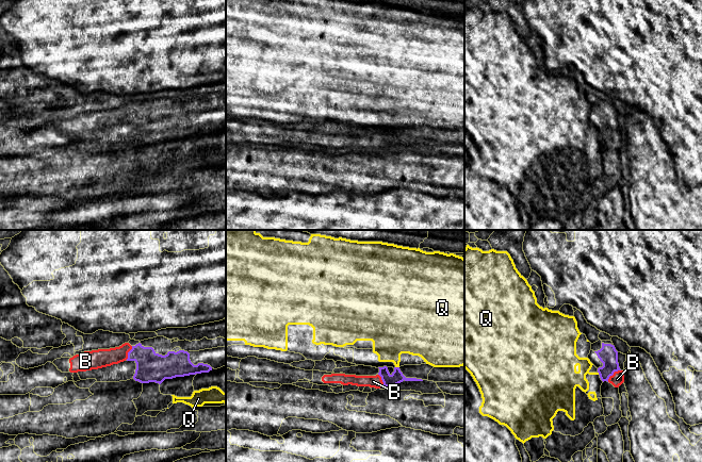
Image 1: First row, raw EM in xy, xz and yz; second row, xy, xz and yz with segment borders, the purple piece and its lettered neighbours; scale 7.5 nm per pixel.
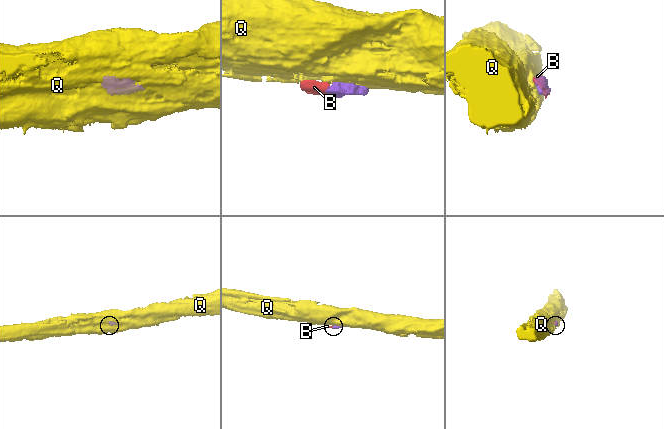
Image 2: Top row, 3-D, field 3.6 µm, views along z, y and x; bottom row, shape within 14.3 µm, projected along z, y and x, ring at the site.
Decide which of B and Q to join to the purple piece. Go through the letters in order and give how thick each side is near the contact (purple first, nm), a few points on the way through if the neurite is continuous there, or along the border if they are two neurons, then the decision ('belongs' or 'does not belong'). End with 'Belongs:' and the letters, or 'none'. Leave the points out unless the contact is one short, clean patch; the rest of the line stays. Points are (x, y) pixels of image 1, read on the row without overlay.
B: 140/100 nm | across yz (608, 117), (613, 135), (617, 141) | belongs
Q: 90/300 nm | along xz (395, 128), (398, 129) | does not belong
Belongs: B

